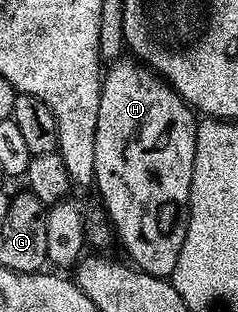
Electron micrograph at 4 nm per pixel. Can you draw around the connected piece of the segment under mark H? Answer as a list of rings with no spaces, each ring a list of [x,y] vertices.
[[[118,61],[108,68],[101,81],[101,96],[99,97],[99,125],[95,129],[95,173],[93,182],[95,191],[101,194],[101,203],[105,206],[108,222],[115,232],[115,239],[121,242],[126,251],[128,262],[139,271],[146,271],[149,275],[162,277],[172,276],[175,261],[179,261],[179,249],[183,249],[183,237],[187,237],[187,221],[189,220],[189,194],[191,193],[191,169],[195,169],[195,137],[197,136],[198,116],[175,93],[172,87],[161,76],[136,62]]]

